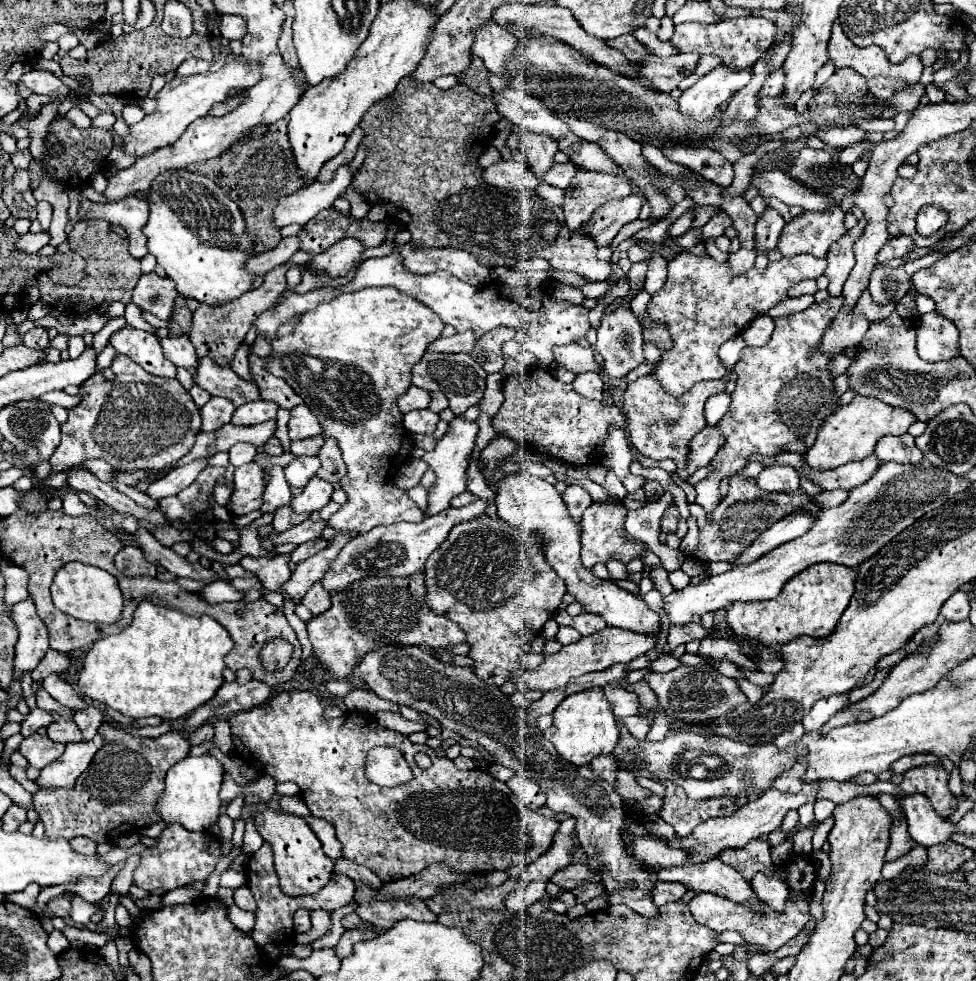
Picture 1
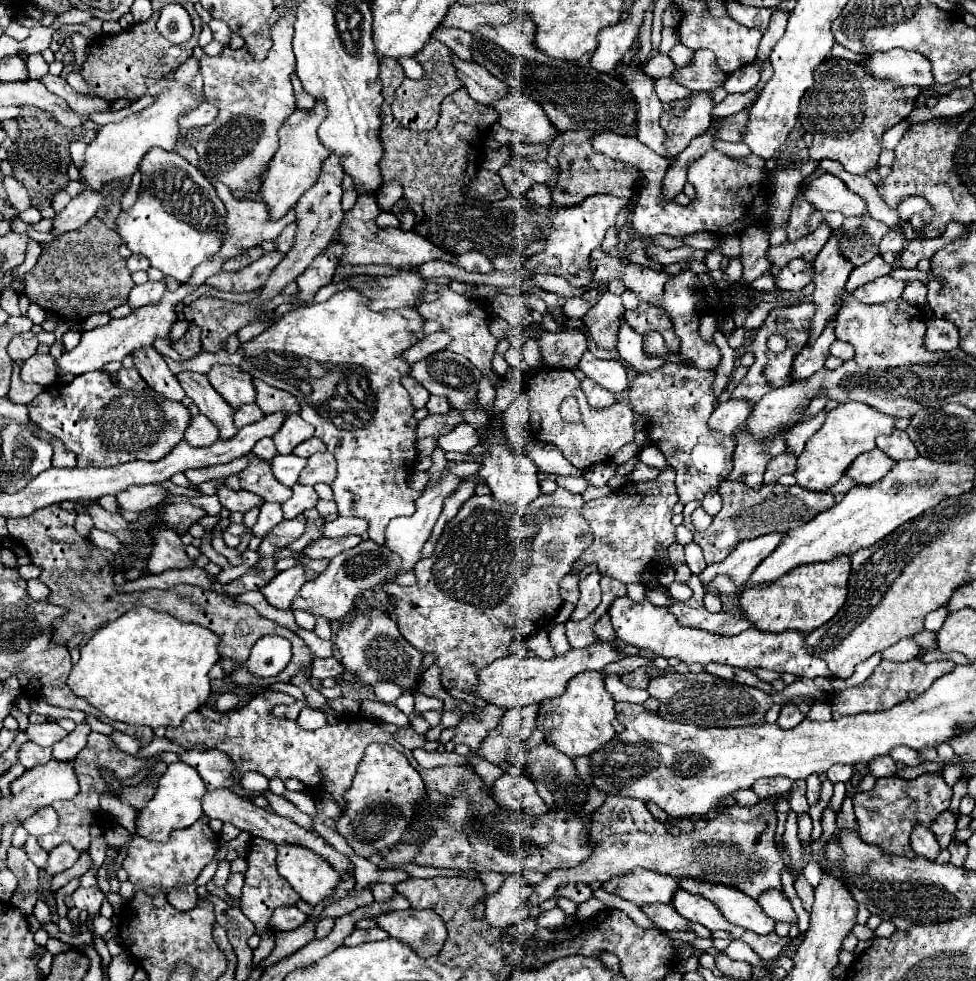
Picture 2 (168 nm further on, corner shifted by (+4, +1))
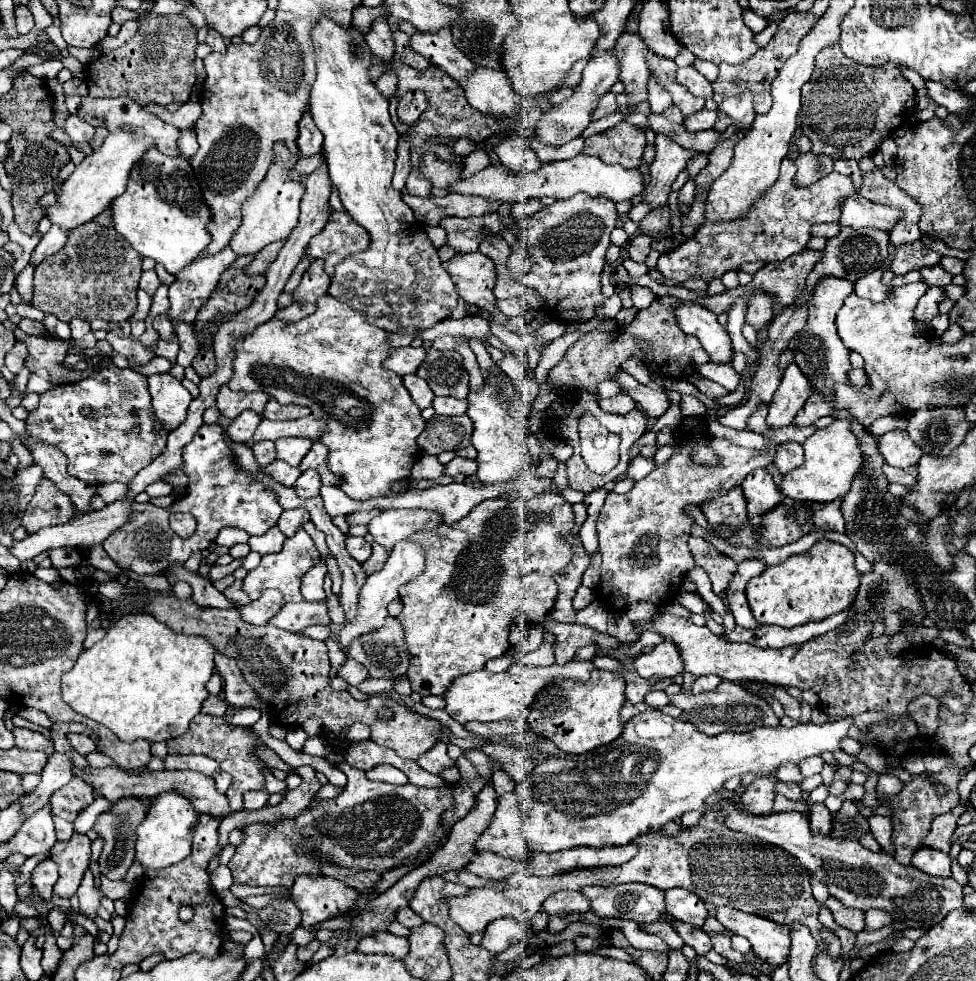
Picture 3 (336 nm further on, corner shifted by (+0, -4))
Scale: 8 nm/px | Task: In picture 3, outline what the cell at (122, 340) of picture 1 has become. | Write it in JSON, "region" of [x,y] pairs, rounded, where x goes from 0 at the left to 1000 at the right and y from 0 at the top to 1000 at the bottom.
{"region":[[[174,381],[152,383],[152,396],[156,402],[156,416],[164,432],[168,432],[170,440],[180,438],[189,430],[193,412],[197,410],[195,400]]]}

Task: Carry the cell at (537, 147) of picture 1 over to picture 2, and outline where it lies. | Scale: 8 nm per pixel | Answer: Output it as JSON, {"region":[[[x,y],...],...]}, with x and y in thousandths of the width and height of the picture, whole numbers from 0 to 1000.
{"region":[[[520,95],[520,99],[512,101],[506,111],[510,113],[510,125],[527,136],[533,146],[539,148],[557,148],[572,134],[566,129],[555,109],[549,103],[537,99],[535,95]]]}

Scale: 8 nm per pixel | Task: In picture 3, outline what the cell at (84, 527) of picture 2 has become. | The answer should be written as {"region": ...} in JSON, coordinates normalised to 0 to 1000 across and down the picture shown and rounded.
{"region":[[[119,510],[115,514],[111,514],[107,520],[100,520],[100,522],[88,522],[80,528],[74,528],[70,534],[61,534],[61,536],[51,536],[51,538],[43,538],[35,544],[29,544],[25,550],[14,550],[12,559],[10,559],[10,565],[16,567],[18,571],[33,571],[35,567],[43,565],[43,563],[49,563],[53,559],[61,559],[61,557],[88,557],[92,559],[94,555],[102,555],[107,552],[117,540],[125,538],[125,534],[131,530],[133,526],[133,518],[135,518],[135,512],[131,510]]]}

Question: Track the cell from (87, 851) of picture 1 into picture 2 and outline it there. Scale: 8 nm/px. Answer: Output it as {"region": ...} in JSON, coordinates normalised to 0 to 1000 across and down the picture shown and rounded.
{"region":[[[64,859],[61,863],[57,863],[57,865],[51,867],[51,876],[49,876],[49,882],[47,882],[47,890],[49,892],[64,890],[64,888],[72,886],[80,876],[82,876],[82,870],[74,861]]]}

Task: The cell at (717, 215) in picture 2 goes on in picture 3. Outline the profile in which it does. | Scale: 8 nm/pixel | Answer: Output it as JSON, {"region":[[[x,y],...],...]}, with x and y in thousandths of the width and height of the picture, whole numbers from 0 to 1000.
{"region":[[[803,161],[797,186],[791,190],[791,194],[781,204],[777,204],[768,212],[768,218],[764,222],[752,224],[752,226],[740,226],[740,228],[721,228],[709,245],[703,245],[691,257],[682,257],[678,261],[680,267],[676,267],[676,263],[674,263],[674,275],[680,277],[680,283],[686,283],[691,287],[701,287],[705,283],[717,283],[721,287],[727,287],[732,283],[740,283],[740,279],[744,279],[748,275],[758,277],[760,269],[764,269],[764,267],[777,267],[777,265],[799,267],[799,265],[805,265],[807,261],[818,259],[826,253],[826,249],[830,245],[830,230],[832,228],[836,228],[836,226],[859,226],[861,224],[861,204],[865,204],[865,200],[873,200],[879,196],[875,192],[873,183],[869,179],[859,177],[859,175],[850,175],[848,179],[844,179],[842,183],[834,186],[828,192],[818,192],[811,188],[811,183],[814,183],[814,163]]]}

